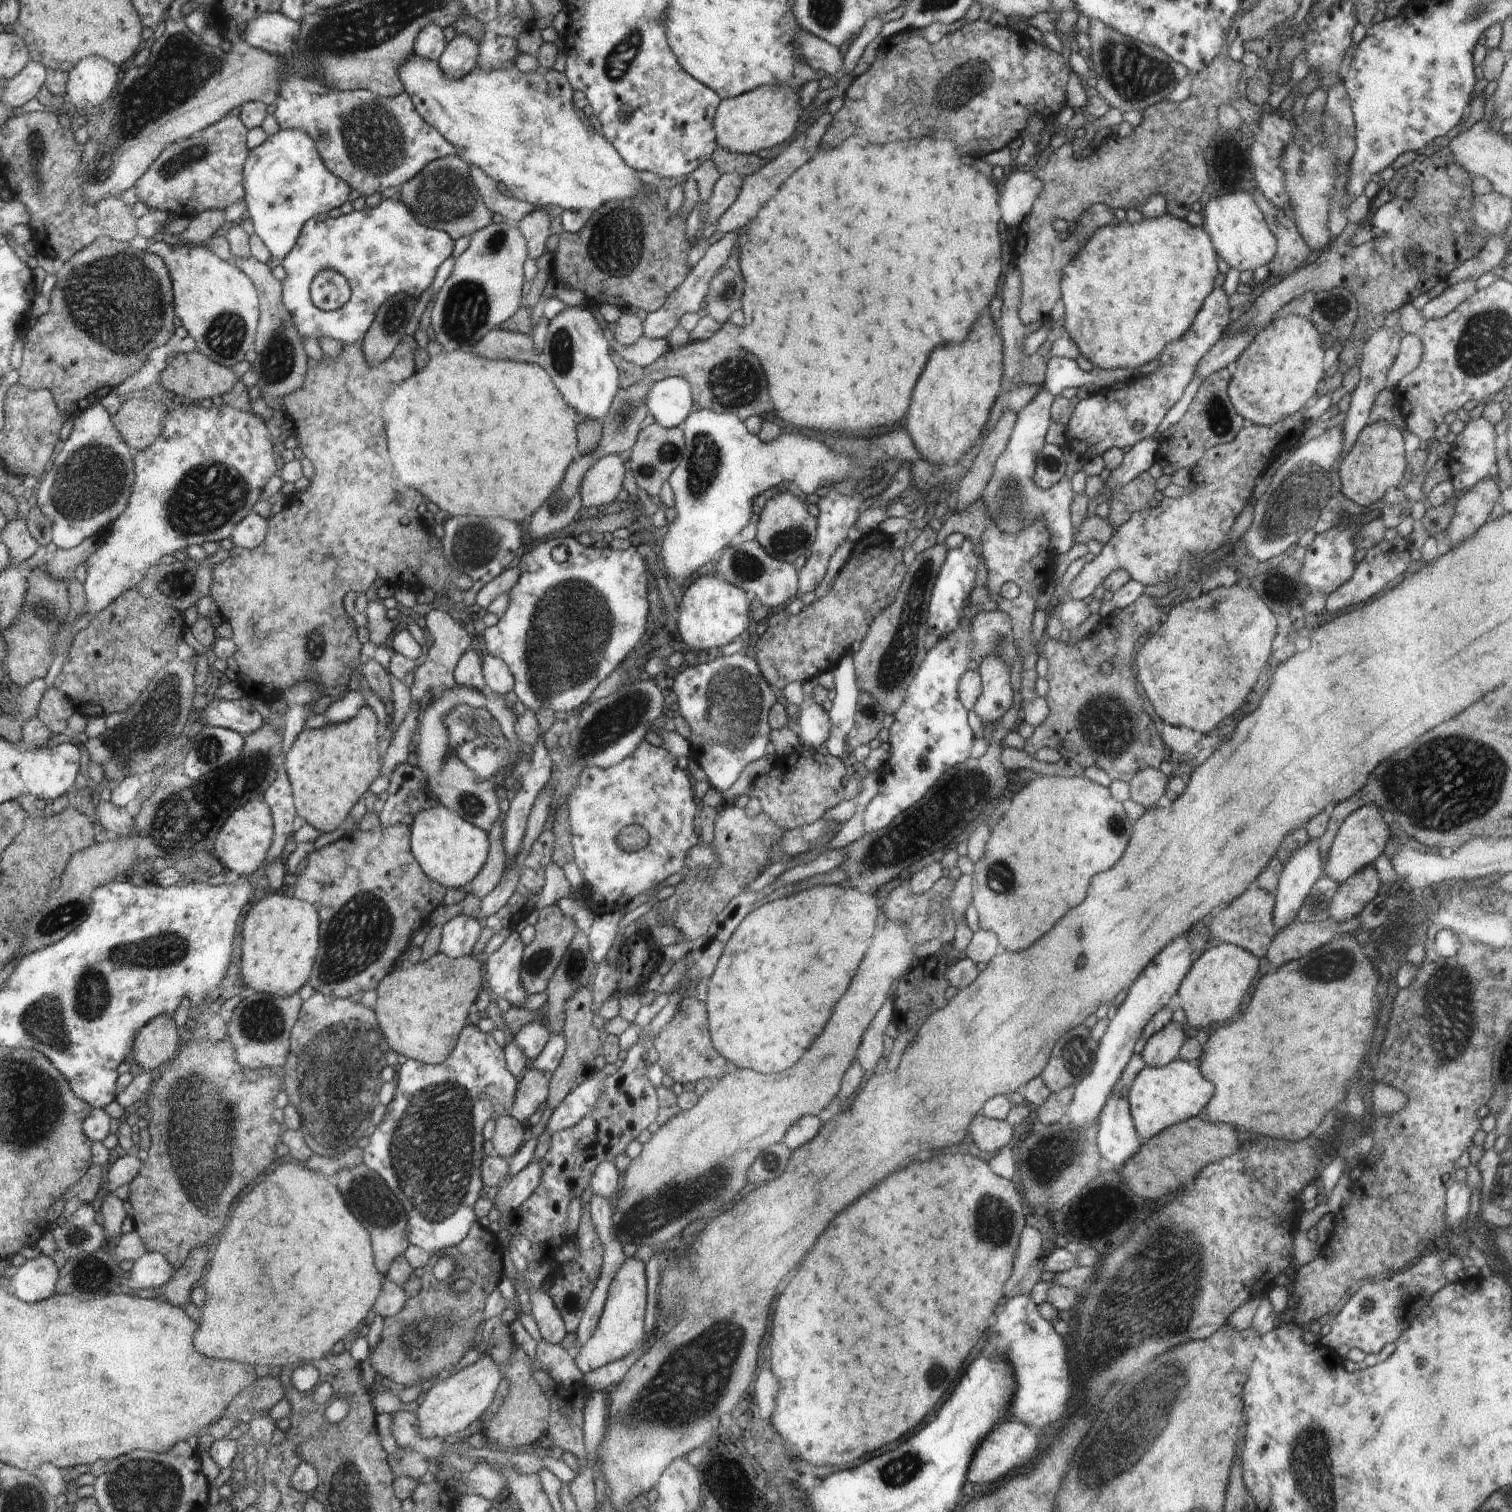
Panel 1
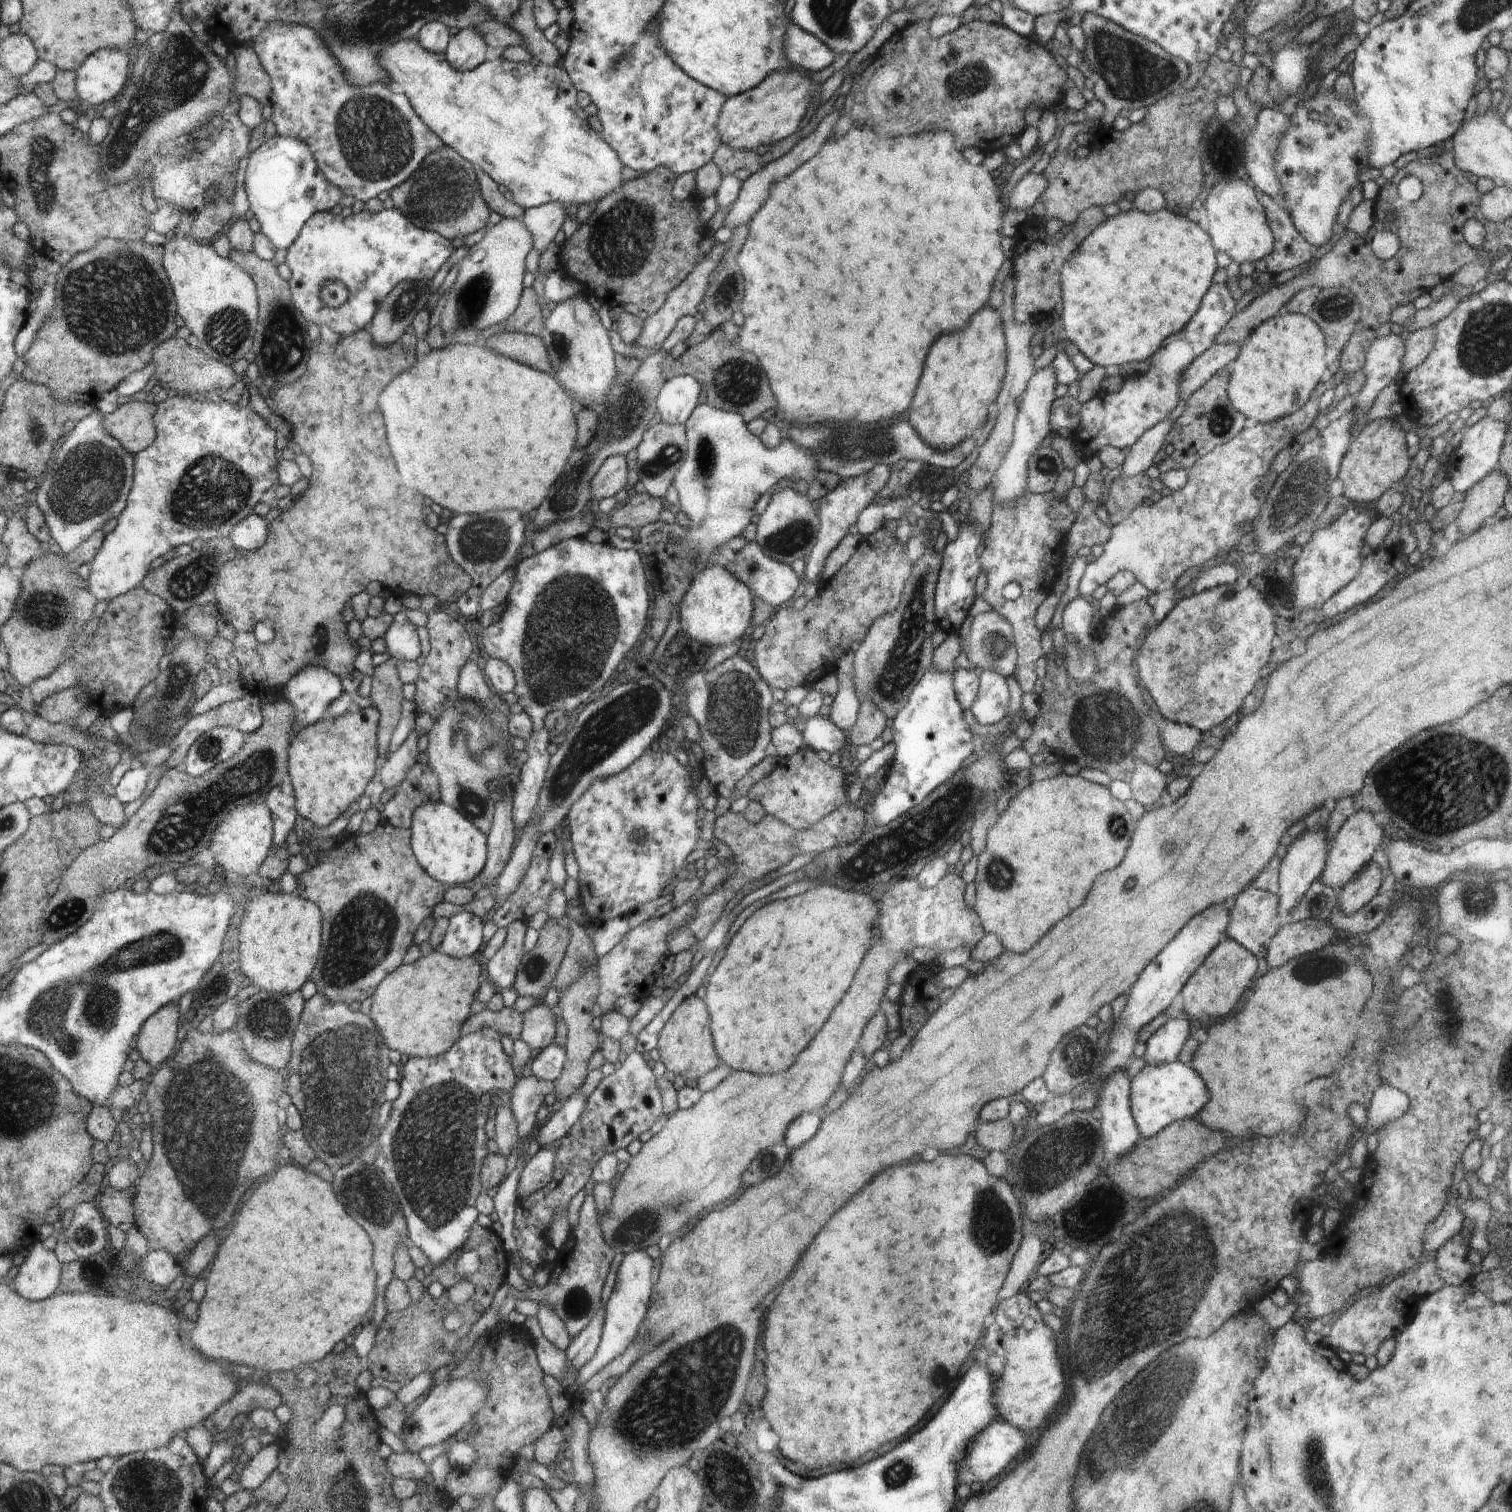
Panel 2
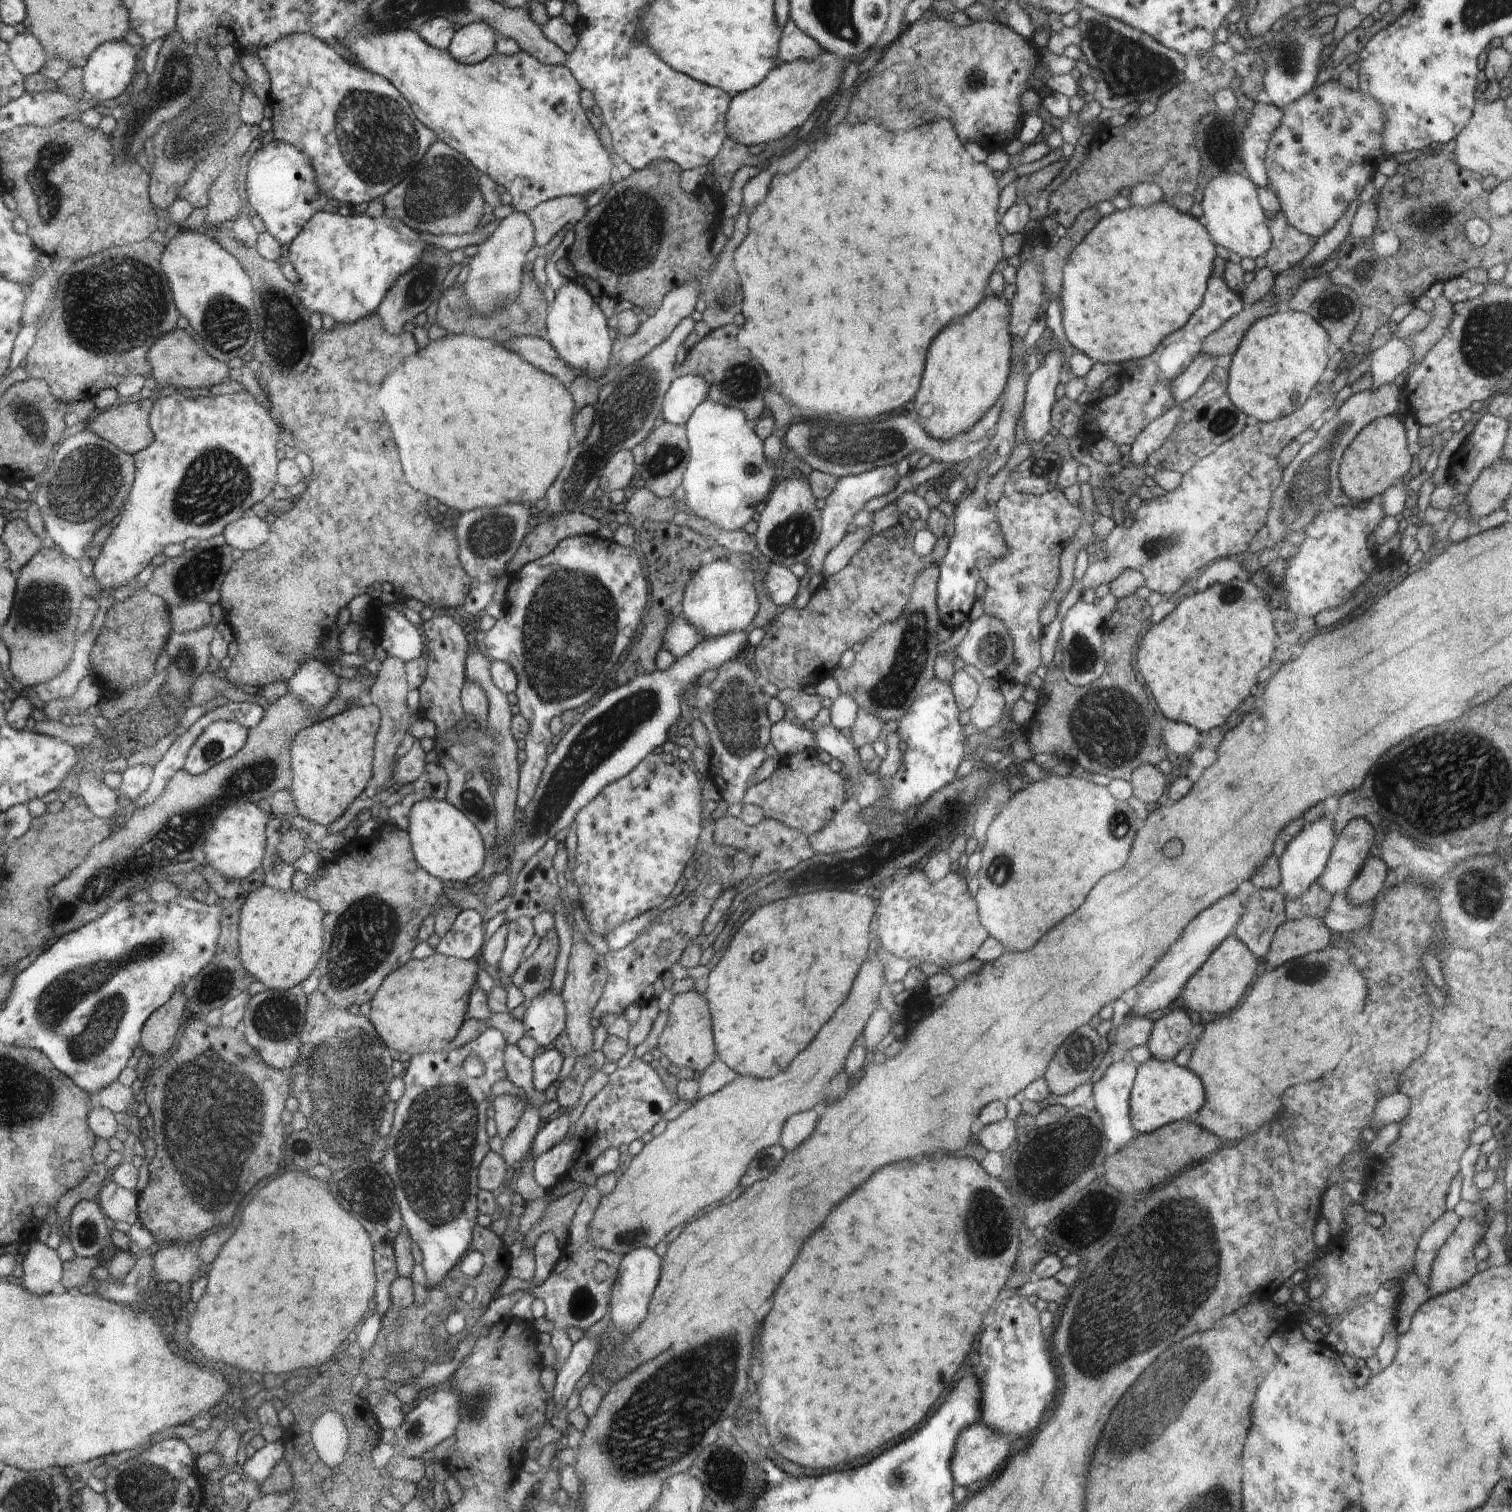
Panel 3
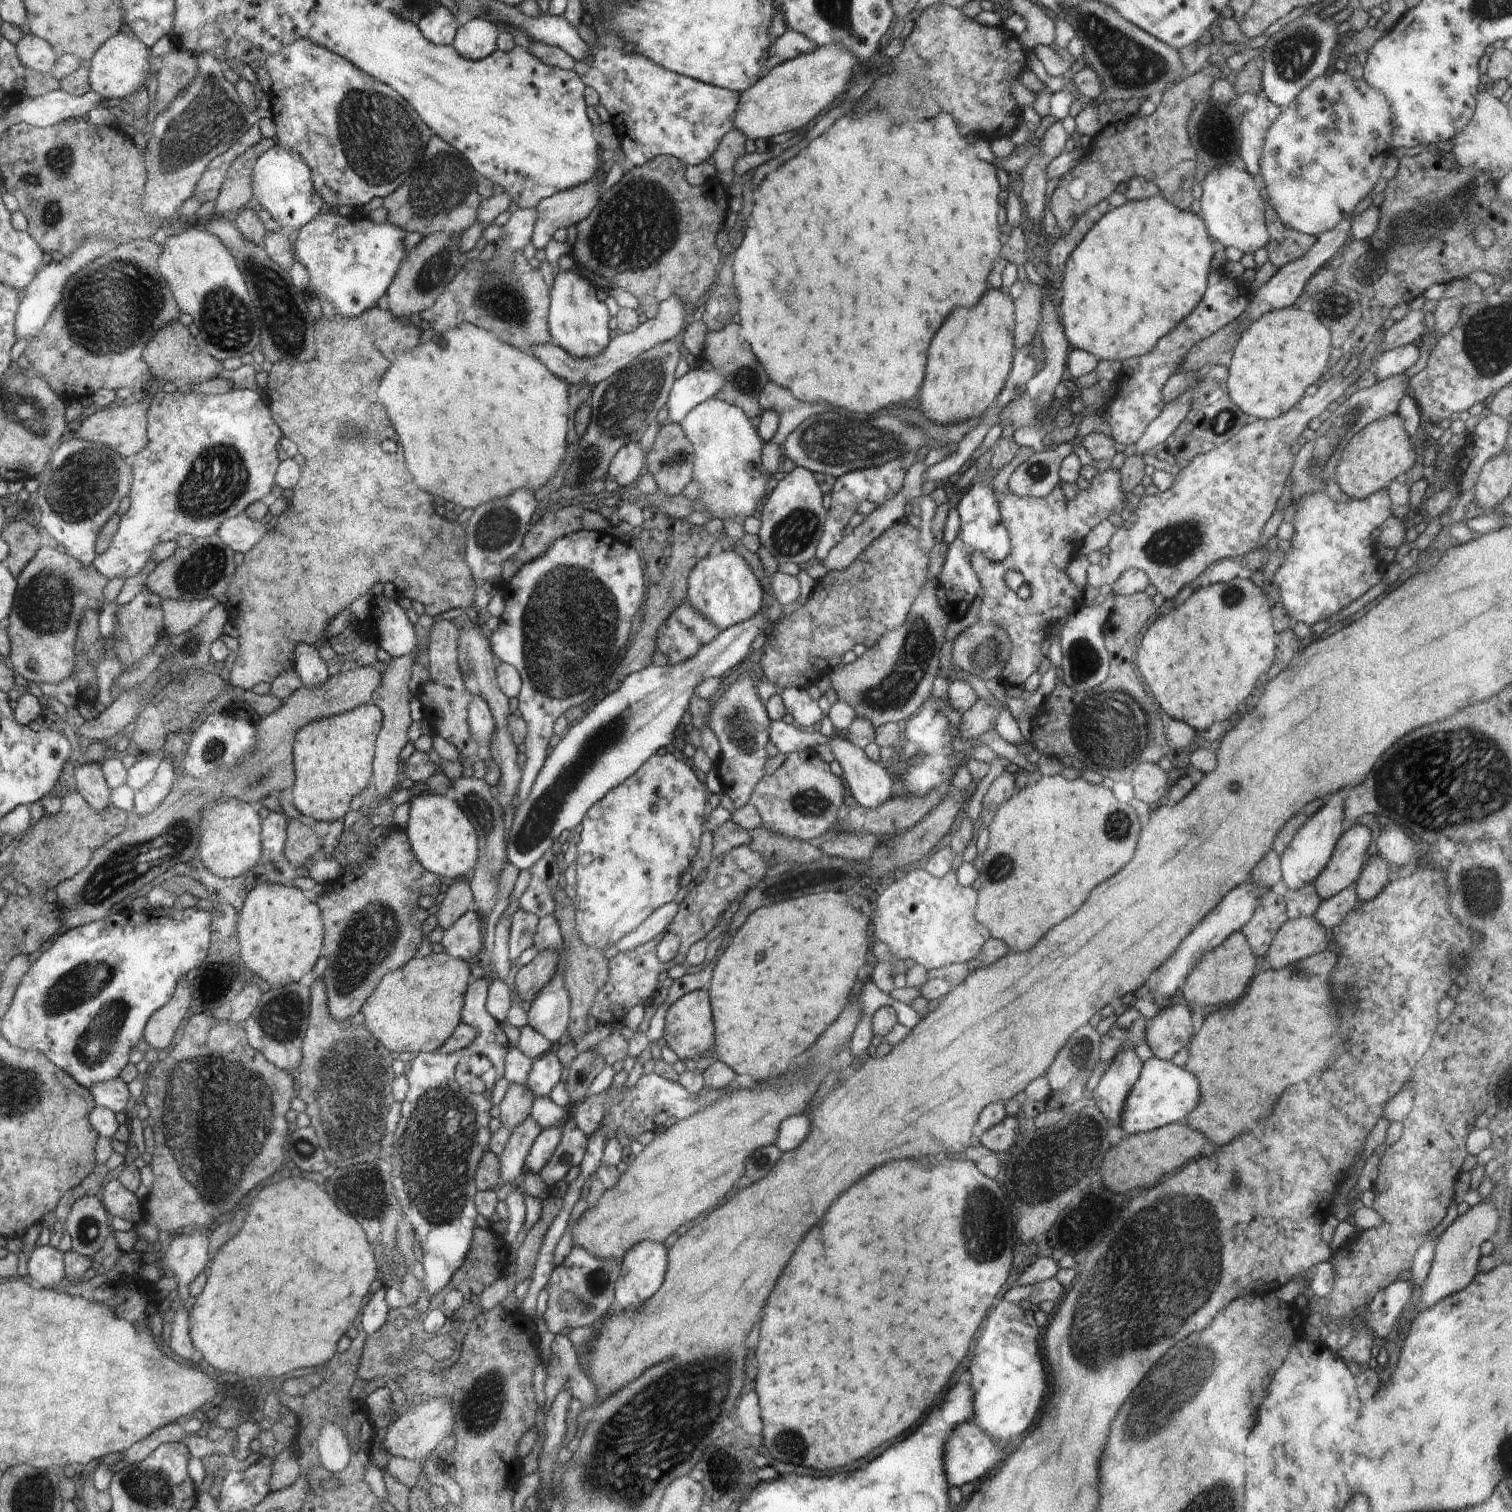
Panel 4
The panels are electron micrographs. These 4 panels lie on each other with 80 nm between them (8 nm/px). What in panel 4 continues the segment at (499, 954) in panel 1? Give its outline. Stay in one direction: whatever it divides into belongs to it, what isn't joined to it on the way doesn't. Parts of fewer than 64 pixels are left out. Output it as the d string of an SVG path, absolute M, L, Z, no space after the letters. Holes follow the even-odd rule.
M518 909L511 916L511 929L509 932L509 958L511 962L522 952L533 946L533 936L537 932L540 922L534 913Z

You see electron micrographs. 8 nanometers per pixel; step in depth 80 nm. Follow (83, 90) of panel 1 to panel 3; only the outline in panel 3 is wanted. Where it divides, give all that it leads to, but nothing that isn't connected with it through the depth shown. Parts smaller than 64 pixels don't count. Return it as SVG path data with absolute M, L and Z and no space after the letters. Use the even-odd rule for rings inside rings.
M126 40L102 44L83 67L83 83L90 103L124 94L136 68L136 50Z

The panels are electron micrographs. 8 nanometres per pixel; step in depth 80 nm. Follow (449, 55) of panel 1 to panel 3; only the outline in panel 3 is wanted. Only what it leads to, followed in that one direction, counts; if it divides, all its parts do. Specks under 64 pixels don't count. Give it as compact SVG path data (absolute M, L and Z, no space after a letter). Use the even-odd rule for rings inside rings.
M485 22L468 23L459 27L447 49L462 64L479 63L494 52L495 31Z

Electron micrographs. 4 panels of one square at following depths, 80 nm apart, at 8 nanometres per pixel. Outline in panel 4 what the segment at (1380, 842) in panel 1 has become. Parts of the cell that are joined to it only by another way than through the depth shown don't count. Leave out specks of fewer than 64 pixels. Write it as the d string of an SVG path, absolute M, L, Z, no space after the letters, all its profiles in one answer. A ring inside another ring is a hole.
M1364 823L1342 833L1326 868L1313 882L1321 899L1329 899L1356 882L1366 861L1366 849L1373 840L1371 835L1370 827Z

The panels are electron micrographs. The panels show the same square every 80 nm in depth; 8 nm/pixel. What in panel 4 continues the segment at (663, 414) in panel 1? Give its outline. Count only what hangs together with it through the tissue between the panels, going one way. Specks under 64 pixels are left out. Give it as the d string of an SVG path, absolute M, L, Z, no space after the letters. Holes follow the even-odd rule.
M701 367L690 369L680 379L676 379L666 400L668 417L678 423L697 404L717 396L725 383L725 376L718 368L703 370Z

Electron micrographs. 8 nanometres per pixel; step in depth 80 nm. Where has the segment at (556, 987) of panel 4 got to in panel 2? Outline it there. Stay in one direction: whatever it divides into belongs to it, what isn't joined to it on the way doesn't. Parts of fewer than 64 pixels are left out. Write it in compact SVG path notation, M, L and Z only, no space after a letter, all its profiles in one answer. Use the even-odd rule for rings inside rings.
M543 1000L523 1013L521 1038L529 1044L534 1054L545 1049L553 1042L556 1032L556 1017Z

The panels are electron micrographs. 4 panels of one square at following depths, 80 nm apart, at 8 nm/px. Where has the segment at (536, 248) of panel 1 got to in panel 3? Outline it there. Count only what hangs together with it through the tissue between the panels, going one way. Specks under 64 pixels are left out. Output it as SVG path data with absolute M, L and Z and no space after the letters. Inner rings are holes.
M578 195L548 199L537 204L527 215L534 223L538 246L546 246L566 224L584 219L588 210L586 197Z

